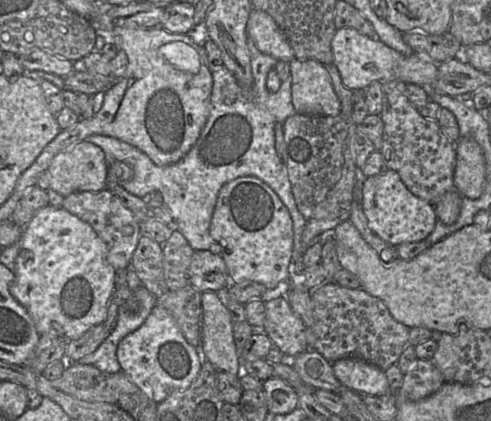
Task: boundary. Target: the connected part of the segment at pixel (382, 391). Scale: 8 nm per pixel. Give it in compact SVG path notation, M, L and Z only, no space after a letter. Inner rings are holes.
M357 358L335 361L332 369L341 384L359 394L381 396L392 394L385 371Z

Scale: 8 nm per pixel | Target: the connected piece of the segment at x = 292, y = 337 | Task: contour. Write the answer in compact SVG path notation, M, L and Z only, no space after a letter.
M284 294L265 301L265 312L265 333L286 358L293 359L309 348L306 326Z

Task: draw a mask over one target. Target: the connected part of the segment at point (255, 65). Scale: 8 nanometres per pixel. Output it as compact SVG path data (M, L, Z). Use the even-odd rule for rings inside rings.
M249 37L247 45L254 78L252 88L243 89L225 66L213 71L209 116L196 143L178 162L158 166L138 148L111 136L92 134L85 140L103 150L108 166L121 161L132 167L133 178L119 183L129 193L140 198L153 191L162 194L164 204L173 217L173 228L183 234L194 251L221 254L222 248L210 236L209 228L222 186L242 176L261 179L275 191L291 215L294 233L292 272L301 271L305 268L302 260L307 248L303 245L302 233L307 221L297 208L287 168L275 147L275 125L283 124L296 113L292 103L291 78L283 80L278 91L270 92L266 87L267 74L275 68L278 60L262 53Z

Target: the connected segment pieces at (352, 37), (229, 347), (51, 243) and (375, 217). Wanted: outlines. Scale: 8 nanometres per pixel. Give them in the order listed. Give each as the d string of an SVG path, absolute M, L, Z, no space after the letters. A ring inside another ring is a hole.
M351 27L337 29L332 39L333 64L339 71L345 87L351 91L365 91L373 82L400 80L406 84L431 87L437 77L439 64L426 53L414 52L405 56Z
M204 291L202 303L201 350L204 360L217 370L240 378L239 351L233 338L233 321L217 292Z
M48 204L40 208L30 222L23 228L20 238L20 250L16 258L13 273L15 277L10 285L10 293L27 310L39 335L55 335L68 342L78 339L91 327L102 324L107 319L108 304L116 287L116 270L108 263L106 259L106 246L94 229L62 206L54 207Z
M393 170L364 179L362 209L372 232L393 246L424 241L437 222L434 205L414 195Z

